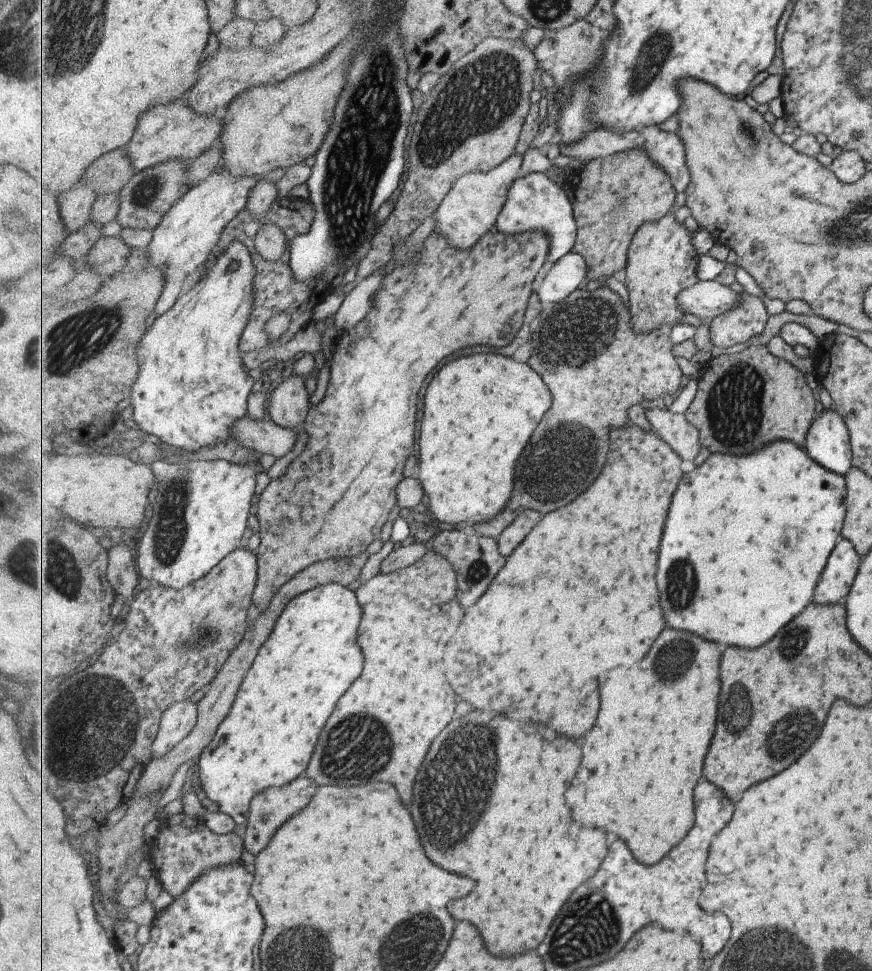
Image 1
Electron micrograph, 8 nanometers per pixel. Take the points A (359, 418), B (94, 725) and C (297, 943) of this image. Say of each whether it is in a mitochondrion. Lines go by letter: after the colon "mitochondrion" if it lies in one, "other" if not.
A: mitochondrion
B: mitochondrion
C: mitochondrion

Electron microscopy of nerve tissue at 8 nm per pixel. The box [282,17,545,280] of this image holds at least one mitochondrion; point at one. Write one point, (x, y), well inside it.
(478, 99)

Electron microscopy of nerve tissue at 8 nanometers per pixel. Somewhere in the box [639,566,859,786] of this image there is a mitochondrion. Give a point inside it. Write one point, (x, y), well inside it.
(790, 734)

